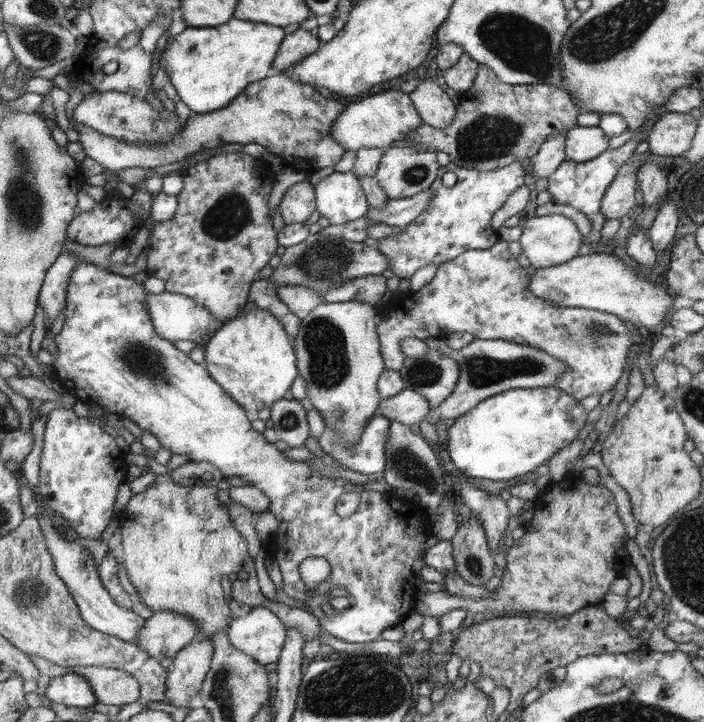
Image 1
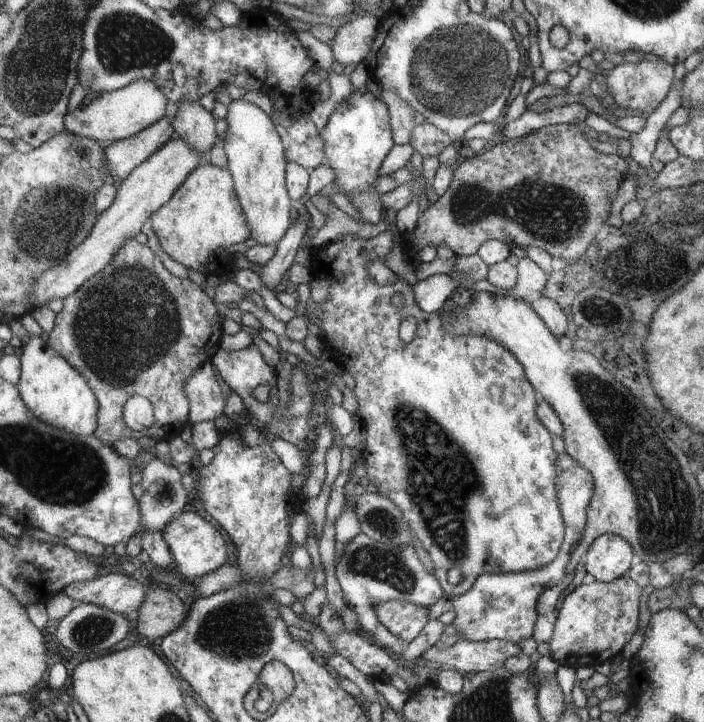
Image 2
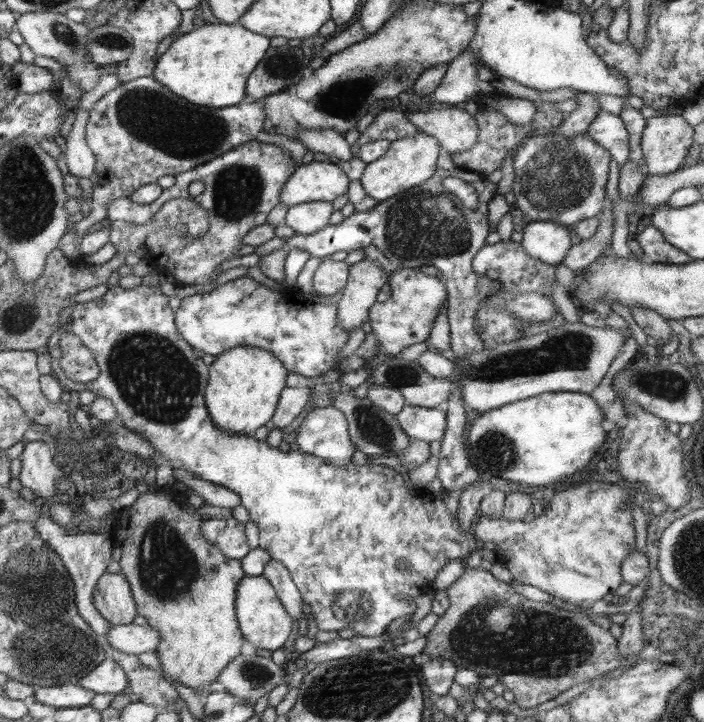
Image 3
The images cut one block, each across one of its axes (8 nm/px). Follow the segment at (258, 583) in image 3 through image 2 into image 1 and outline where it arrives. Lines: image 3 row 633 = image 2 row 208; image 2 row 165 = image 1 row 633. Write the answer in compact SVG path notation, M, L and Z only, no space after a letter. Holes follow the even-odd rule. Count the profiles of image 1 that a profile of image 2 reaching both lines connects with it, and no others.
M265 603L247 609L244 617L232 619L227 635L234 648L265 666L279 660L287 640L287 626Z

